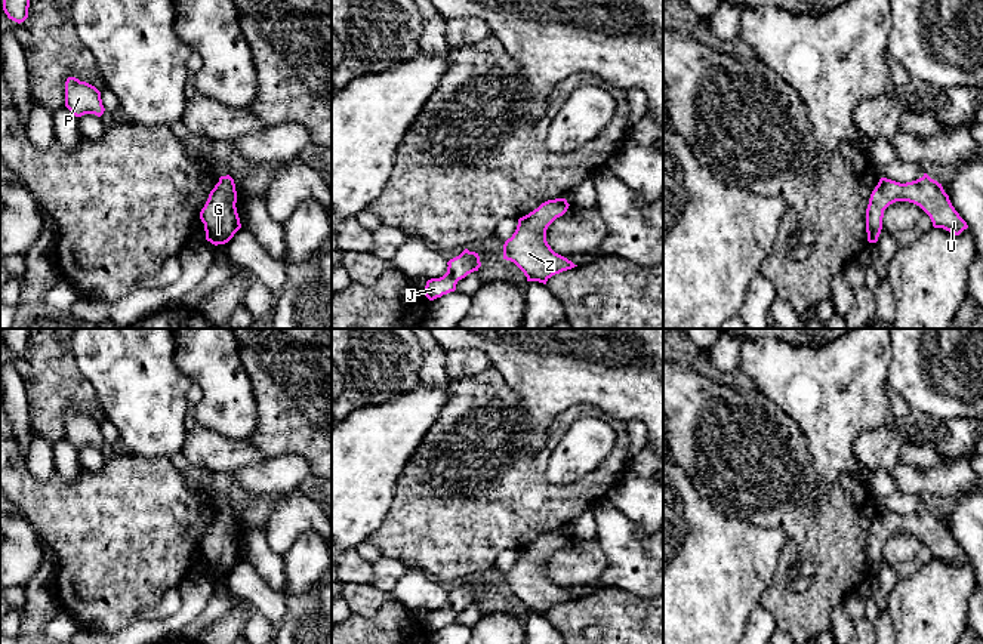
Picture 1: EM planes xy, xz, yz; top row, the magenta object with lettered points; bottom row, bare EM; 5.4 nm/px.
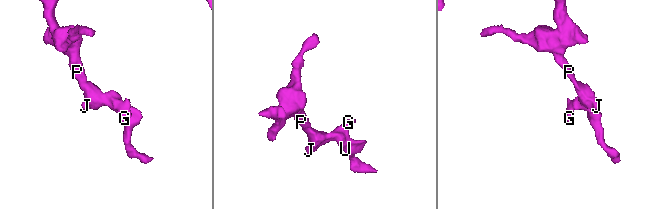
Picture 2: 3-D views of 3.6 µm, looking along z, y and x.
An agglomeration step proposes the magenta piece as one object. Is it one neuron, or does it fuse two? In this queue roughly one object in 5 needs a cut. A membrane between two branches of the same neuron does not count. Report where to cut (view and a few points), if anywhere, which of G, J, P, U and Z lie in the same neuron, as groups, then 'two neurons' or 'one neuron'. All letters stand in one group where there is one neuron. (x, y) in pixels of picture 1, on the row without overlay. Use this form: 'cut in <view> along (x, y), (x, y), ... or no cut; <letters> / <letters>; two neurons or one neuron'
no cut; G J P U Z; one neuron

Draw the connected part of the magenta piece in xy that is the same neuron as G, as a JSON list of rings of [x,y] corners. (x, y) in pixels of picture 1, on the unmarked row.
[[[229,506],[221,508],[200,543],[206,571],[212,576],[228,574],[241,560],[235,534],[237,523],[234,511]]]

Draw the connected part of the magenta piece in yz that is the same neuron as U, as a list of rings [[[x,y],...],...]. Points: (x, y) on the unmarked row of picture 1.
[[[927,505],[922,509],[900,515],[881,509],[870,526],[866,540],[868,573],[876,574],[882,561],[884,542],[896,533],[909,533],[919,537],[931,551],[934,560],[943,560],[959,567],[968,560],[967,554],[952,537],[942,515]]]

